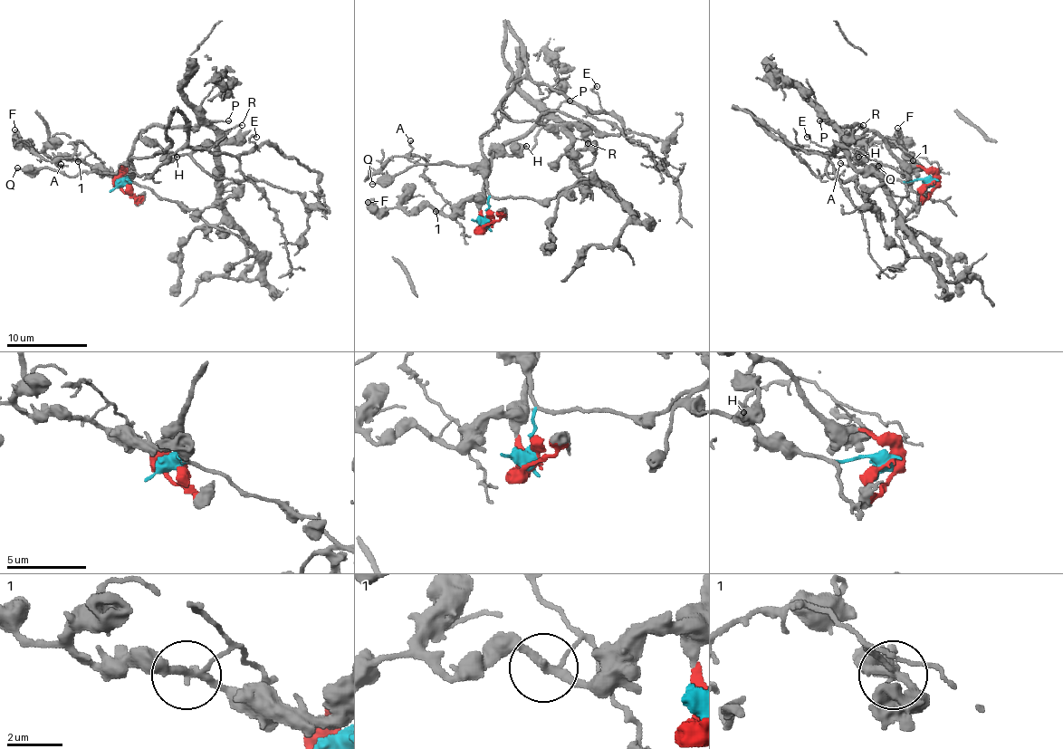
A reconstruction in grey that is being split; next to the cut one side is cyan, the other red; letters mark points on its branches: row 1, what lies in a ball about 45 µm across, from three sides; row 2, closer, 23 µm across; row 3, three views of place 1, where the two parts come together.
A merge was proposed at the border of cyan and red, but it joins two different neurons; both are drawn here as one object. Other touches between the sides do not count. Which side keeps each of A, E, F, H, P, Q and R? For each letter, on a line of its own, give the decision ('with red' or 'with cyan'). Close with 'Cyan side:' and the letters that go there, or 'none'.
A: with cyan
E: with cyan
F: with red
H: with red
P: with red
Q: with cyan
R: with red
Cyan side: A, E, Q

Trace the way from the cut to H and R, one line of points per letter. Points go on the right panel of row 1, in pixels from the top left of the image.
H: (932, 182), (931, 172), (903, 164), (875, 131), (862, 134), (858, 138), (865, 152), (860, 158), (858, 156)
R: (932, 182), (931, 172), (901, 162), (875, 131), (865, 132), (859, 126), (833, 124), (853, 132), (864, 125)

